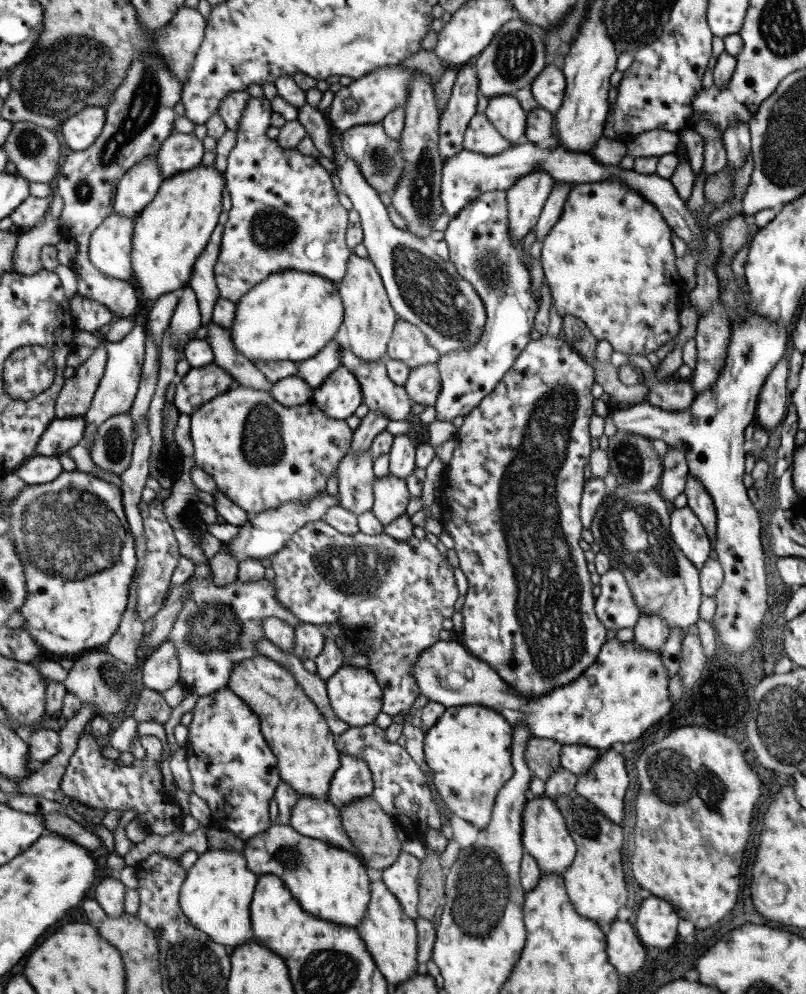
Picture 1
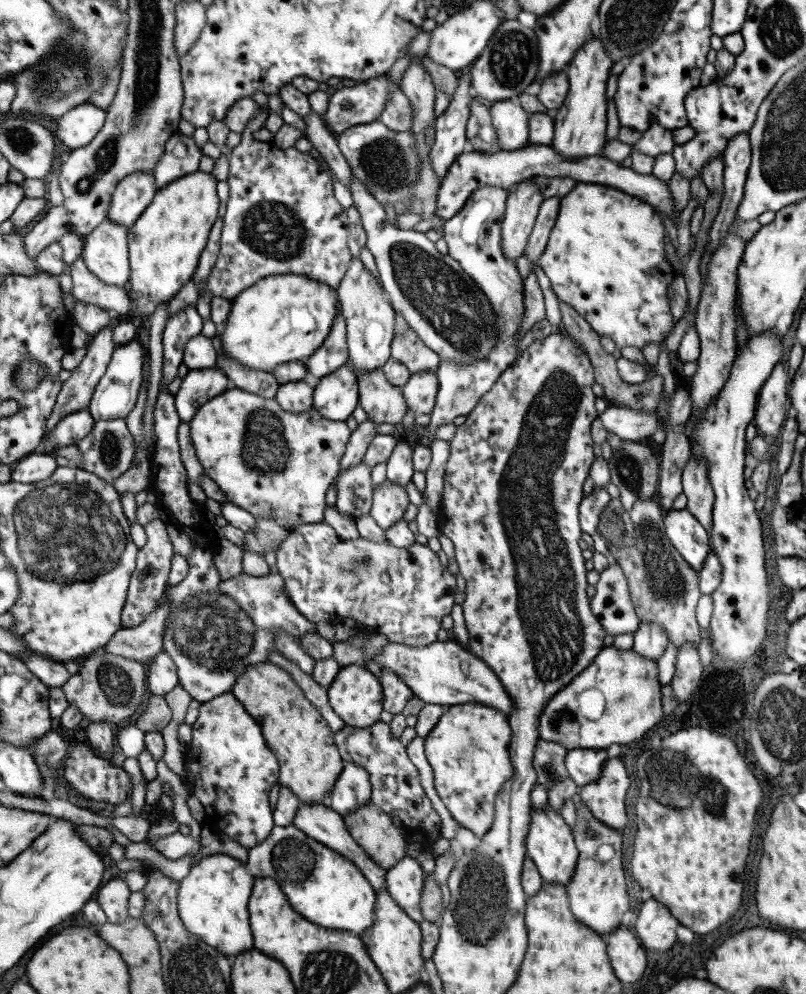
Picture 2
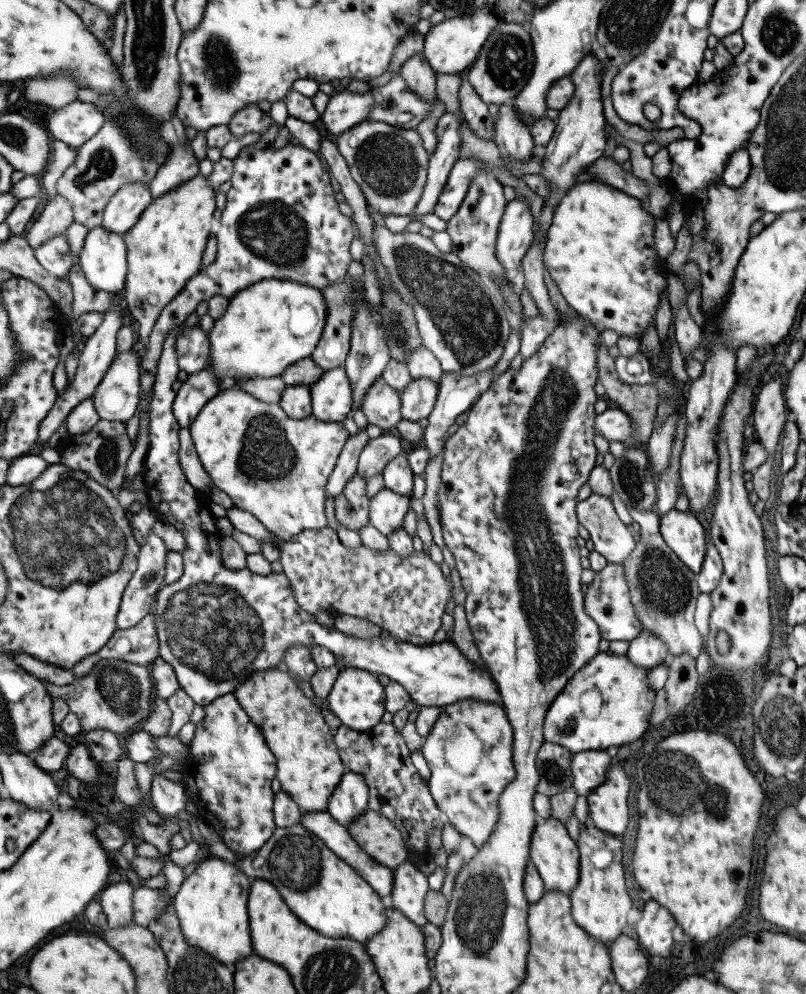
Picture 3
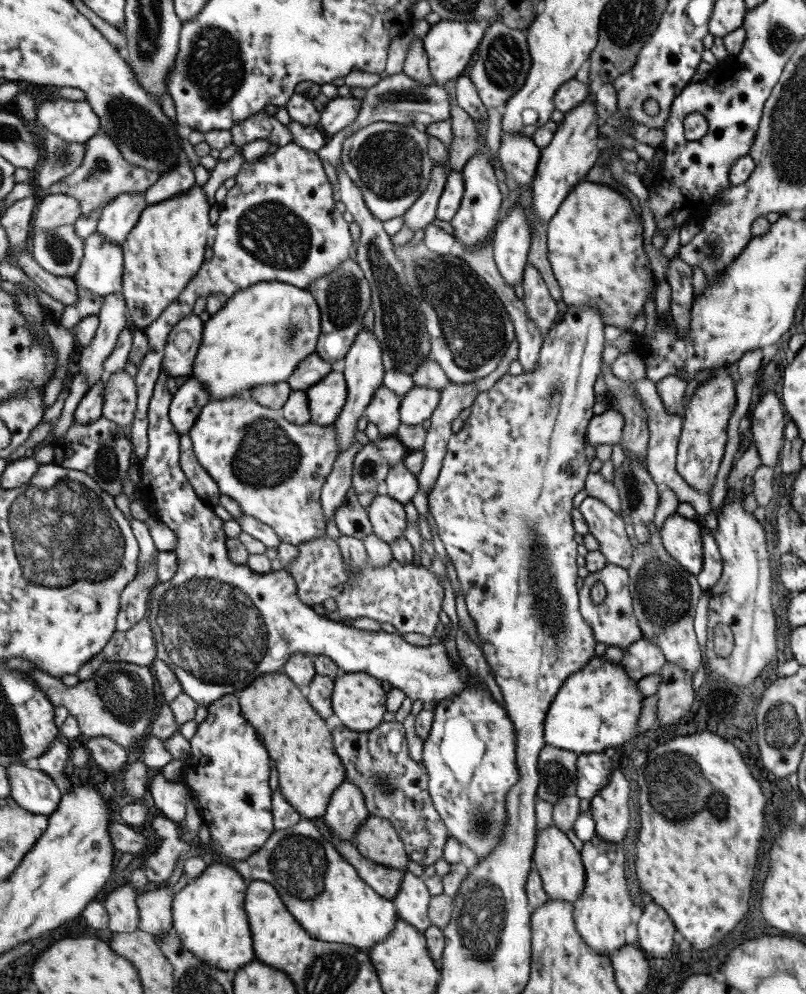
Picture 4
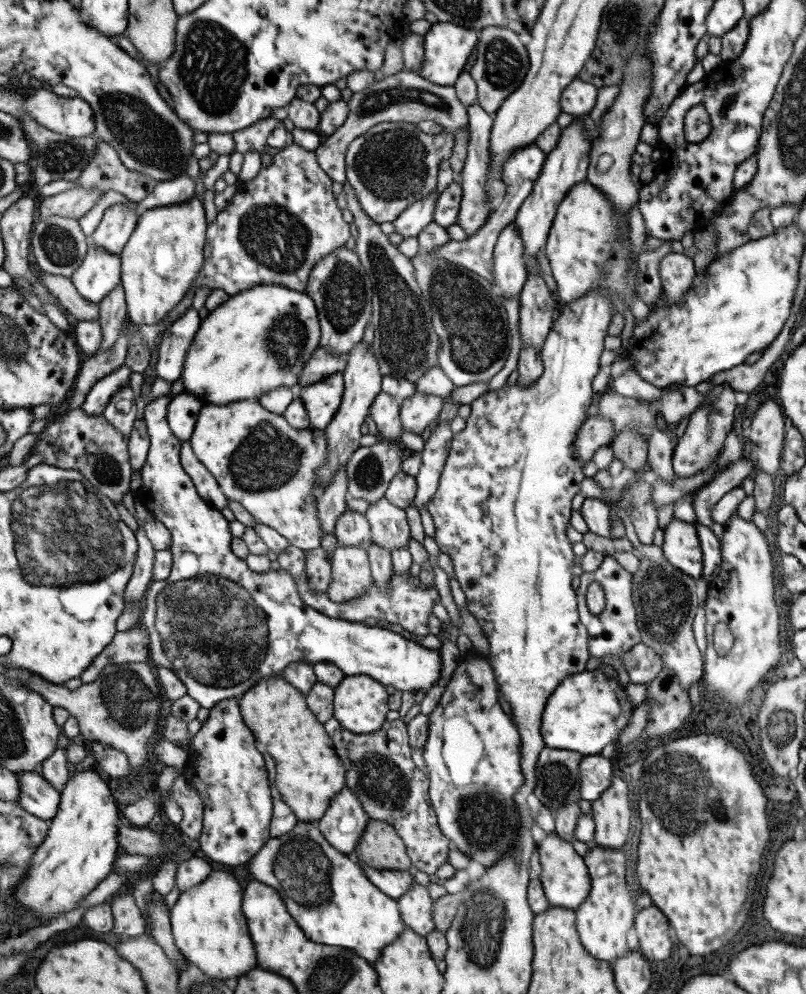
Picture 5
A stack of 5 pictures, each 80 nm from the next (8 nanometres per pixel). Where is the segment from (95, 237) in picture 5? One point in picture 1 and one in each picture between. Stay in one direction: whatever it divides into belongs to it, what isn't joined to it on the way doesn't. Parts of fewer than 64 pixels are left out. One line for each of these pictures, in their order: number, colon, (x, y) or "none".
1: (135, 189)
2: (132, 193)
3: (125, 205)
4: (118, 216)

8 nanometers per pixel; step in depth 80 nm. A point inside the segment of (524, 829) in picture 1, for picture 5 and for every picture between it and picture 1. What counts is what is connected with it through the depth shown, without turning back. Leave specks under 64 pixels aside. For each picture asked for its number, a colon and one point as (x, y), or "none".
2: (549, 843)
3: (551, 851)
4: (558, 863)
5: (565, 881)

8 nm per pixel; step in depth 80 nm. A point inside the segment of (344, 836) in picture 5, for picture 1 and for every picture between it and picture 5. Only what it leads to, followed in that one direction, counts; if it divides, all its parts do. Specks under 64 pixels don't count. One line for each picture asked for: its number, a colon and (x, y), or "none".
1: (352, 779)
2: (351, 788)
3: (349, 798)
4: (345, 810)

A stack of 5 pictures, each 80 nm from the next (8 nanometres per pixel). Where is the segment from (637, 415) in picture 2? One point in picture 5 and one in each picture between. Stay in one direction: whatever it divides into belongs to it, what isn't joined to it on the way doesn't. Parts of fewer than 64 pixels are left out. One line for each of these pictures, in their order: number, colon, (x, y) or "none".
3: (613, 423)
4: (606, 427)
5: (596, 431)

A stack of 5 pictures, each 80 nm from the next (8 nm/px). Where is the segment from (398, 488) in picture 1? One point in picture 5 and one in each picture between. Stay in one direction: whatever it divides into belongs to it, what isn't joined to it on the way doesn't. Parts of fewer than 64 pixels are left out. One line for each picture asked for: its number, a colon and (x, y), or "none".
2: (389, 500)
3: (386, 509)
4: (386, 516)
5: (388, 527)

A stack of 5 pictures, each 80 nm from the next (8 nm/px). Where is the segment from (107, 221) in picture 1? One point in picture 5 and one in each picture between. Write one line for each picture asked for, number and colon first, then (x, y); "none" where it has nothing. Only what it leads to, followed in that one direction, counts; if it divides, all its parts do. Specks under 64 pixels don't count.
2: (104, 252)
3: (102, 257)
4: (100, 269)
5: (99, 272)

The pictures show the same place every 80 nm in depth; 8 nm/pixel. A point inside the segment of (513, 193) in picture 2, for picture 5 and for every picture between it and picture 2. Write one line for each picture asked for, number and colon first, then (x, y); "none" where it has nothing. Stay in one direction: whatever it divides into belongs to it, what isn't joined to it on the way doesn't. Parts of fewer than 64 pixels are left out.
3: (514, 234)
4: (511, 241)
5: (509, 271)

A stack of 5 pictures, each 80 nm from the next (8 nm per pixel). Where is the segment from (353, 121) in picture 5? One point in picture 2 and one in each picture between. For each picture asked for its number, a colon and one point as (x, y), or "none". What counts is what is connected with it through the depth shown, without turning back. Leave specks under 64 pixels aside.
2: (396, 116)
3: (396, 106)
4: (397, 99)

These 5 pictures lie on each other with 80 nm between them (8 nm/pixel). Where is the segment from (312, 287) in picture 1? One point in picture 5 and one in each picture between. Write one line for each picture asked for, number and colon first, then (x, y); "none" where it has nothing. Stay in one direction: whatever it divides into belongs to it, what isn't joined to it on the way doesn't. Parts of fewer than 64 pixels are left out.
2: (281, 318)
3: (266, 327)
4: (261, 333)
5: (258, 339)

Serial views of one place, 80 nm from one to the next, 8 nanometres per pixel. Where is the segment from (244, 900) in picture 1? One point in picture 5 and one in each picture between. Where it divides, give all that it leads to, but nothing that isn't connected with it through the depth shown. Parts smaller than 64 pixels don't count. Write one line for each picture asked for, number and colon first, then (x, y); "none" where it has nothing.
2: (212, 897)
3: (210, 904)
4: (208, 915)
5: (208, 927)

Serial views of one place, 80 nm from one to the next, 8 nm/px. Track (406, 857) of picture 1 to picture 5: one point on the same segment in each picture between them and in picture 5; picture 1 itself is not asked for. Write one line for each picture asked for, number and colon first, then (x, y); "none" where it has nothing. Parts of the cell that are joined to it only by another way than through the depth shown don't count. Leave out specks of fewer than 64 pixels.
2: (404, 880)
3: (409, 885)
4: (411, 900)
5: (414, 906)

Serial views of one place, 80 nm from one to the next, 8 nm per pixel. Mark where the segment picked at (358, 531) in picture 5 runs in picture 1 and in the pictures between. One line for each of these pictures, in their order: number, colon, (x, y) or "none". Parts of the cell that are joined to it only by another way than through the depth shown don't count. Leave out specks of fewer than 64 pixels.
1: (354, 475)
2: (353, 486)
3: (350, 506)
4: (350, 518)

